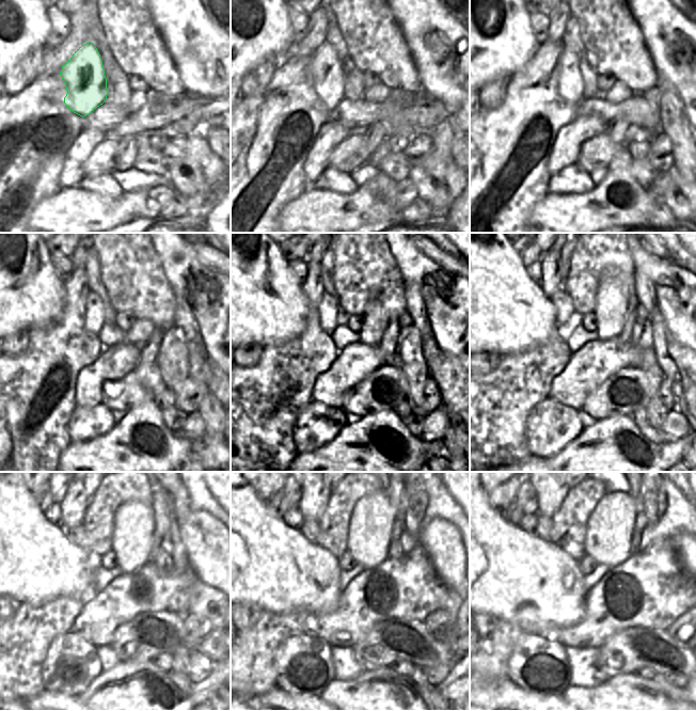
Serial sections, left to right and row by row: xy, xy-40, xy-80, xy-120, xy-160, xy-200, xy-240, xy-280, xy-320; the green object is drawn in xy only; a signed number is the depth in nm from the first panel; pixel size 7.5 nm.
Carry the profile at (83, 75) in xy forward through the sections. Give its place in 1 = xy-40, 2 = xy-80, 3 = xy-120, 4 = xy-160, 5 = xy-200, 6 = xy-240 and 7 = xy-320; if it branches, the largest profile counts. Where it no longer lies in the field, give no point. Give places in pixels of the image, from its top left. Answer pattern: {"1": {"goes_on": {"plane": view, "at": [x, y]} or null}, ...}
{"1": {"goes_on": {"plane": "xy-40", "at": [327, 76]}}, "2": {"goes_on": {"plane": "xy-80", "at": [570, 82]}}, "3": {"goes_on": {"plane": "xy-120", "at": [94, 318]}}, "4": {"goes_on": {"plane": "xy-160", "at": [329, 309]}}, "5": {"goes_on": {"plane": "xy-200", "at": [560, 299]}}, "6": {"goes_on": {"plane": "xy-240", "at": [77, 535]}}, "7": {"goes_on": {"plane": "xy-320", "at": [543, 524]}}}

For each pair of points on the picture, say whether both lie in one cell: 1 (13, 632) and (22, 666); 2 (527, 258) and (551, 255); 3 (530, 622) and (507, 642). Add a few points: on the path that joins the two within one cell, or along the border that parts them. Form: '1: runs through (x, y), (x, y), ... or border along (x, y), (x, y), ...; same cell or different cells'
1: runs through (13, 641), (14, 658); same cell
2: border along (542, 254), (539, 259); different cells
3: border along (499, 619), (512, 622), (523, 633); different cells

